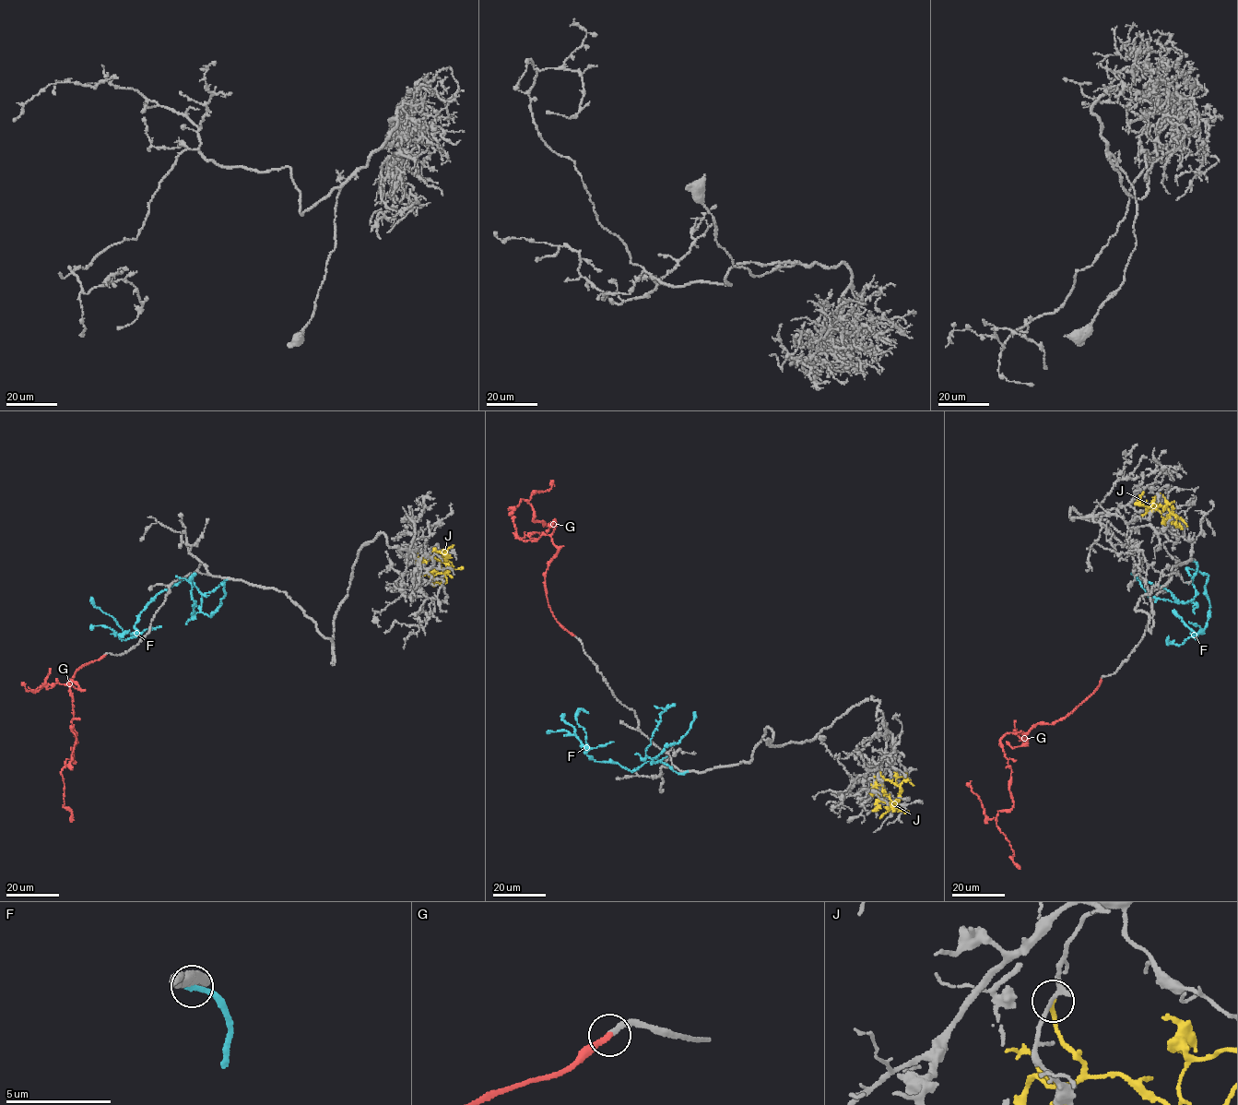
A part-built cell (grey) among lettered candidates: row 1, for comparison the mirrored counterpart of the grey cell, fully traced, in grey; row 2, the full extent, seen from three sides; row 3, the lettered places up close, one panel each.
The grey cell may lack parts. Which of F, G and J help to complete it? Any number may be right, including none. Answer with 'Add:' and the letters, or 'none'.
Add: G

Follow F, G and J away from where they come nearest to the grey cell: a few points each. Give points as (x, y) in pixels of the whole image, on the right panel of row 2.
F: (1193, 561), (1197, 567), (1192, 580), (1186, 568), (1208, 577), (1207, 624), (1195, 633), (1174, 610)
G: (1101, 678), (1066, 717), (999, 740), (1011, 769), (1013, 807), (998, 811), (996, 825), (1019, 868)
J: (1139, 517), (1149, 513), (1150, 508), (1165, 506), (1170, 516), (1168, 519), (1182, 528)

